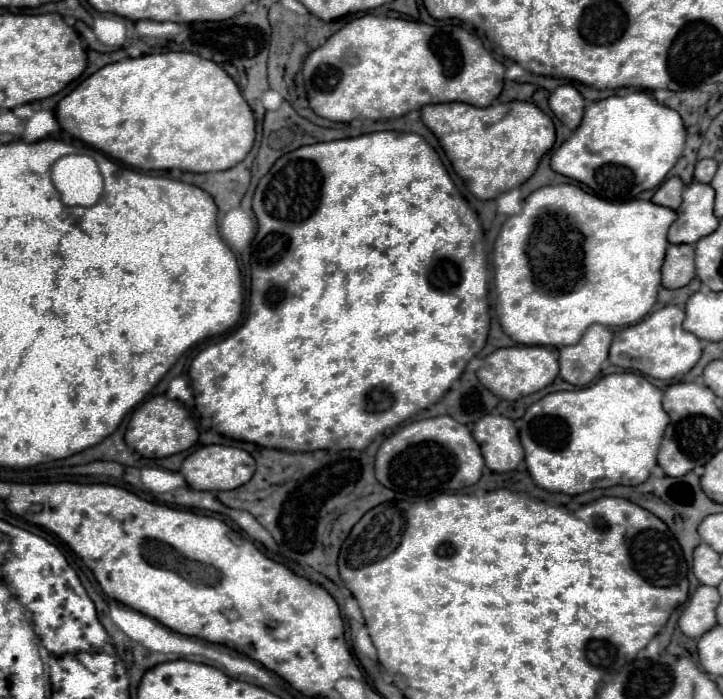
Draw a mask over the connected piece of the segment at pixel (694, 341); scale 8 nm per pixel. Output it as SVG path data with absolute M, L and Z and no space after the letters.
M664 306L646 316L644 320L640 320L638 324L624 328L620 334L616 334L610 346L610 362L620 368L636 370L660 380L670 380L678 374L686 374L700 360L702 348L700 338L682 328L684 316L686 314L682 308Z

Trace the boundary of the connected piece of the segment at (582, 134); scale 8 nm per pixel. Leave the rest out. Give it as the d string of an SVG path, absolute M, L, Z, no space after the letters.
M637 89L588 104L584 120L572 138L552 152L550 166L590 186L604 200L626 202L644 190L658 188L666 180L684 150L684 140L686 130L680 114L658 104L649 92Z

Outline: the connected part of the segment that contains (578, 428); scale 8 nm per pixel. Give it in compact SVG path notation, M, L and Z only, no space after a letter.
M622 372L604 376L580 390L544 396L526 410L522 420L516 420L516 426L534 484L548 492L574 496L616 484L642 484L656 466L668 420L670 416L662 408L662 392L644 376Z

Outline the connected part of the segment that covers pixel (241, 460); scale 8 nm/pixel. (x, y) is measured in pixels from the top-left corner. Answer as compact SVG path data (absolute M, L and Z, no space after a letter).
M210 444L210 446L202 446L196 452L192 452L180 468L180 474L186 478L188 486L194 490L210 490L210 492L218 492L218 490L234 490L242 484L246 484L252 474L256 470L254 458L240 448L234 446L220 446L220 444Z

